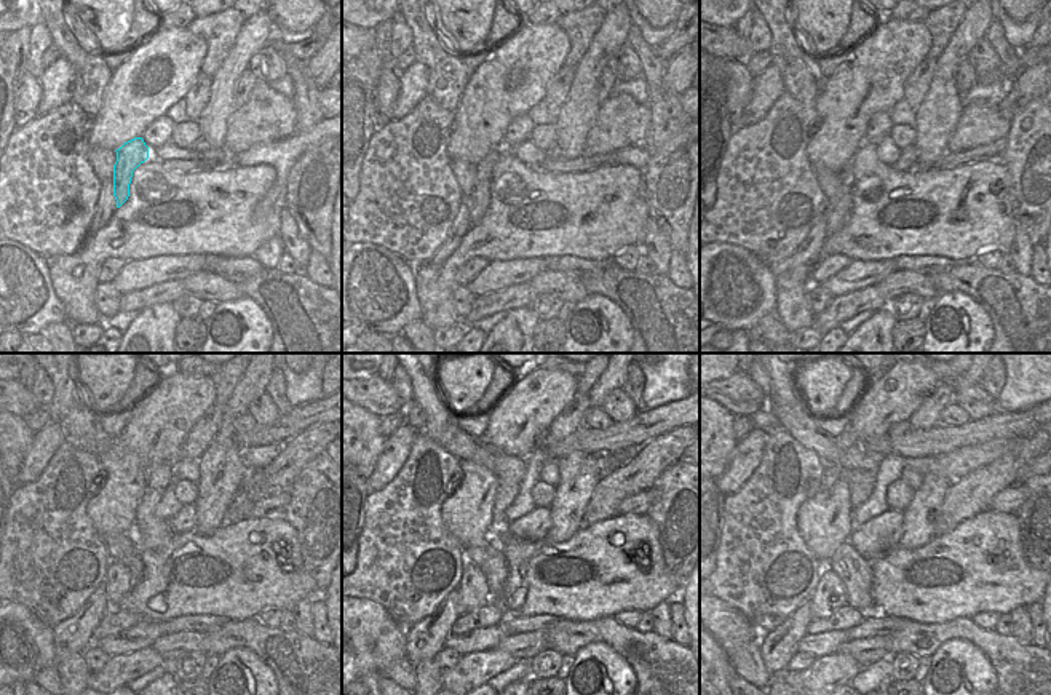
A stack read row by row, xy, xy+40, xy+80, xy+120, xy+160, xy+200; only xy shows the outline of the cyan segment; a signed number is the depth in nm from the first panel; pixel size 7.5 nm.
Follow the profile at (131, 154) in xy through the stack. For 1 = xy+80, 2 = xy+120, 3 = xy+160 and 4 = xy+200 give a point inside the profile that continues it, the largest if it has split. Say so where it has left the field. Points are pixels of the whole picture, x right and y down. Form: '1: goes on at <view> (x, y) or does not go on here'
1: goes on at xy+80 (837, 210)
2: goes on at xy+120 (118, 577)
3: goes on at xy+160 (473, 591)
4: goes on at xy+200 (829, 596)

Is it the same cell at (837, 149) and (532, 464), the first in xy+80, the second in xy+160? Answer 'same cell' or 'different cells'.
different cells

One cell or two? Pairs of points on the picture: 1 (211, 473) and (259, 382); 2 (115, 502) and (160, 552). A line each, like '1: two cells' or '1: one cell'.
1: one cell
2: two cells

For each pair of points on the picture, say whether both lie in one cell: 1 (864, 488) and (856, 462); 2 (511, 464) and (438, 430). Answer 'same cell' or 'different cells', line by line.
1: different cells
2: same cell

